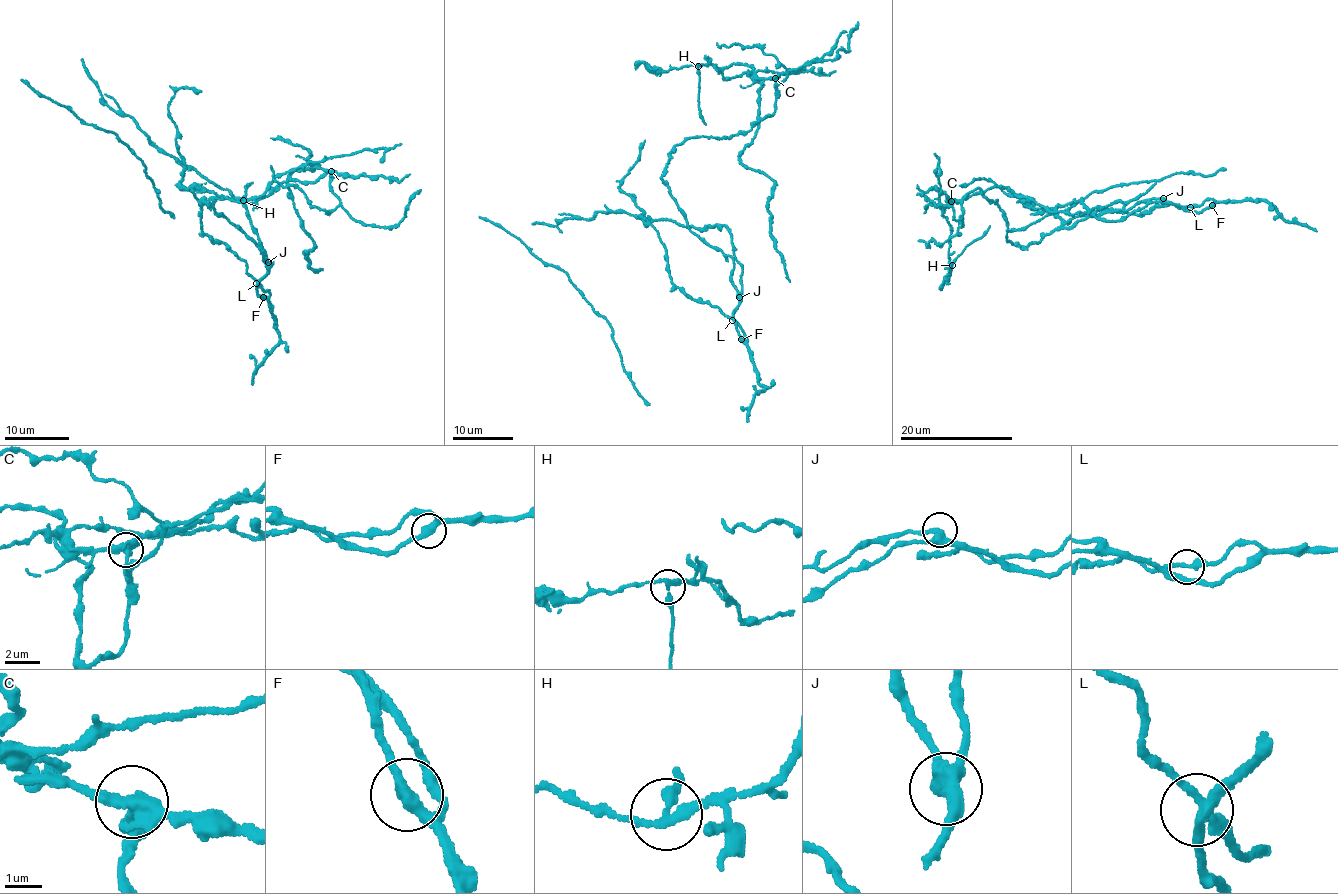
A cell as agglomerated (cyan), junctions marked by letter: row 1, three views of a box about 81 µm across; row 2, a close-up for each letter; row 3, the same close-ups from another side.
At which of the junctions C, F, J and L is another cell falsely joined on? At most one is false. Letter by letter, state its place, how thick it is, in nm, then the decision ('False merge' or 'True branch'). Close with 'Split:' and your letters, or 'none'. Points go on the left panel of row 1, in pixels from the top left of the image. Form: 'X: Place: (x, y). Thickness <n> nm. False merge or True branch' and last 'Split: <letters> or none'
C: Place: (331, 171). Thickness 360 nm. False merge
F: Place: (263, 297). Thickness 300 nm. True branch
J: Place: (268, 262). Thickness 360 nm. True branch
L: Place: (256, 283). Thickness 200 nm. True branch
Split: C

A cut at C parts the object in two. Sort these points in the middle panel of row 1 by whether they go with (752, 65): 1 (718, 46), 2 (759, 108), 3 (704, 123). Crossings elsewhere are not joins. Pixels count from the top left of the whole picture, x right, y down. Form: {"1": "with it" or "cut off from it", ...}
{"1": "cut off from it", "2": "with it", "3": "with it"}

